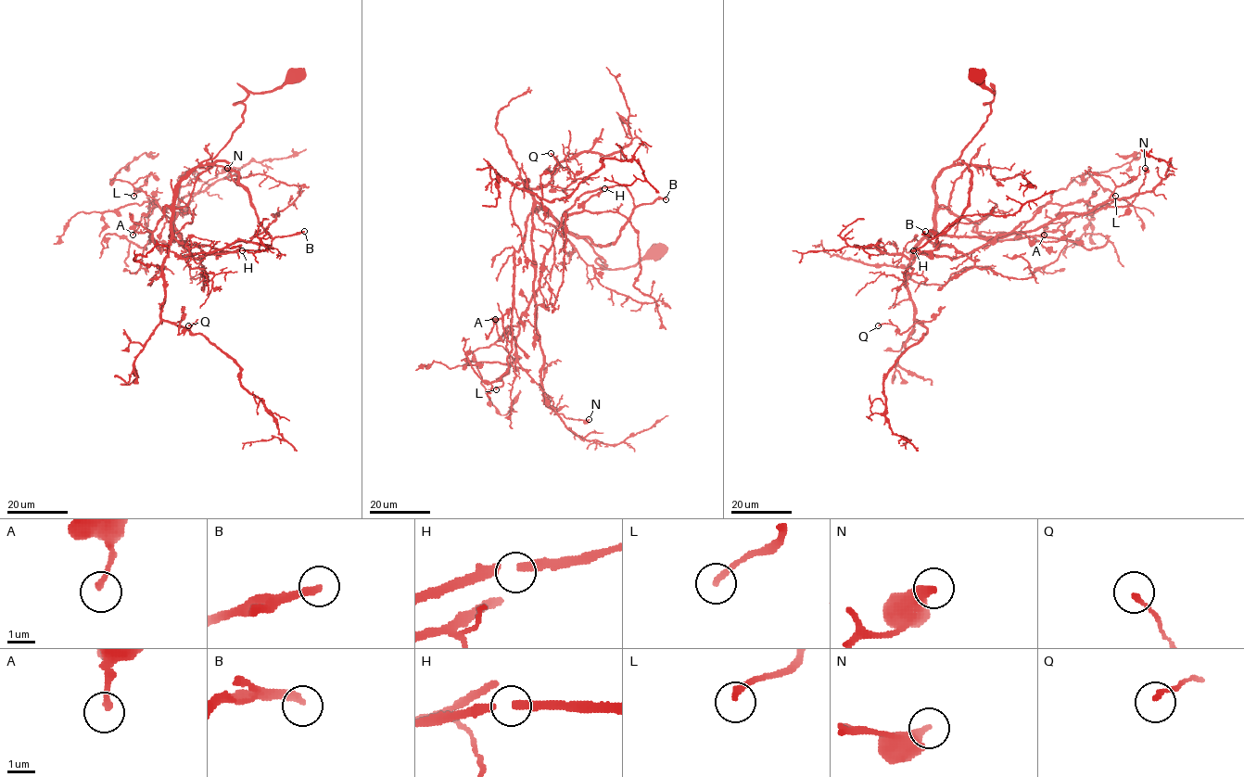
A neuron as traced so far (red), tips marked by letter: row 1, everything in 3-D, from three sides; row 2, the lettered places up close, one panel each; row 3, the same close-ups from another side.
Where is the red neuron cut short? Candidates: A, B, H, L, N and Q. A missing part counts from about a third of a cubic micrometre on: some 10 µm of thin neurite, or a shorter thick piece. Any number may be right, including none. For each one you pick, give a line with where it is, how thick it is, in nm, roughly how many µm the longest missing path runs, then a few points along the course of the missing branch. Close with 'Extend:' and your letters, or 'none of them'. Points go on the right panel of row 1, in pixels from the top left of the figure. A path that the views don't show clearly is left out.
B: place (925, 231); calibre 280 nm; missing 170 µm
H: place (913, 250); calibre 240 nm; missing 30 µm
L: place (1115, 196); calibre 200 nm; missing 6 µm; course (1115, 196), (1127, 202)
Extend: B, H, L

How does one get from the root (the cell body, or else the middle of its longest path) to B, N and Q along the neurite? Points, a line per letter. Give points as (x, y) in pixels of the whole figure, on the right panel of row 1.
B: (975, 76), (995, 98), (957, 160), (971, 173), (969, 204), (944, 232), (925, 231)
N: (975, 76), (995, 98), (984, 104), (983, 126), (935, 178), (940, 235), (1031, 232), (1138, 194), (1145, 168)
Q: (975, 76), (995, 92), (990, 113), (935, 178), (934, 226), (907, 269), (925, 321), (878, 325)

